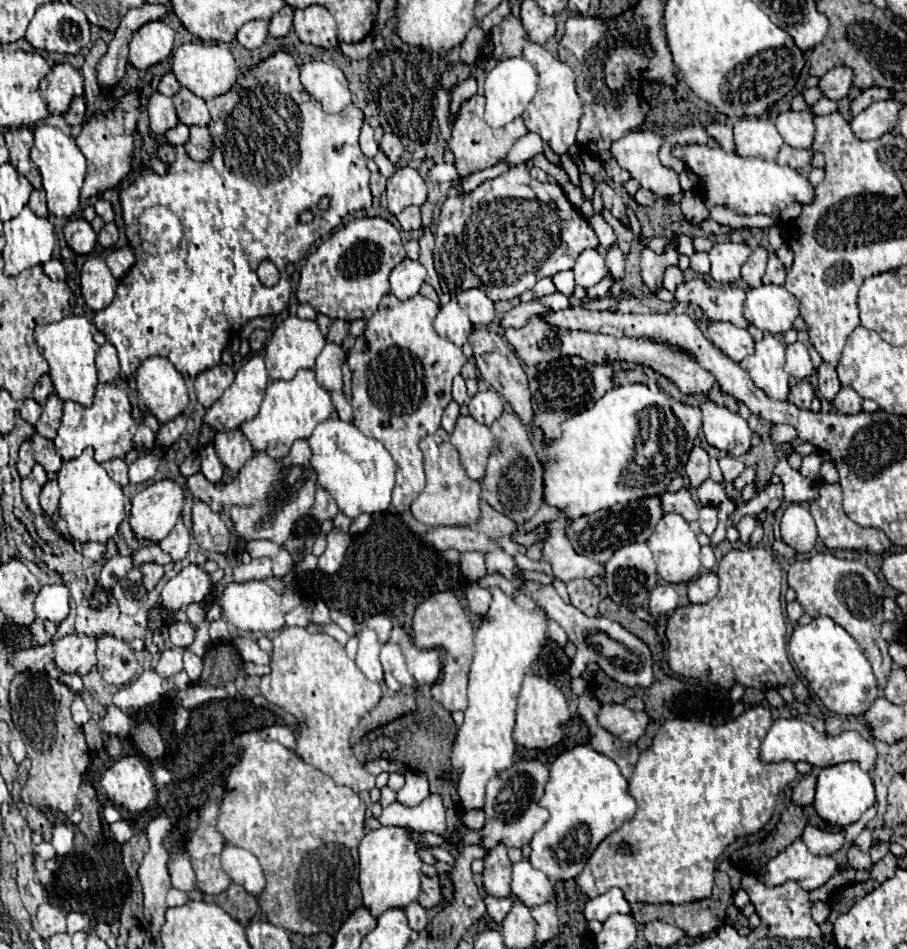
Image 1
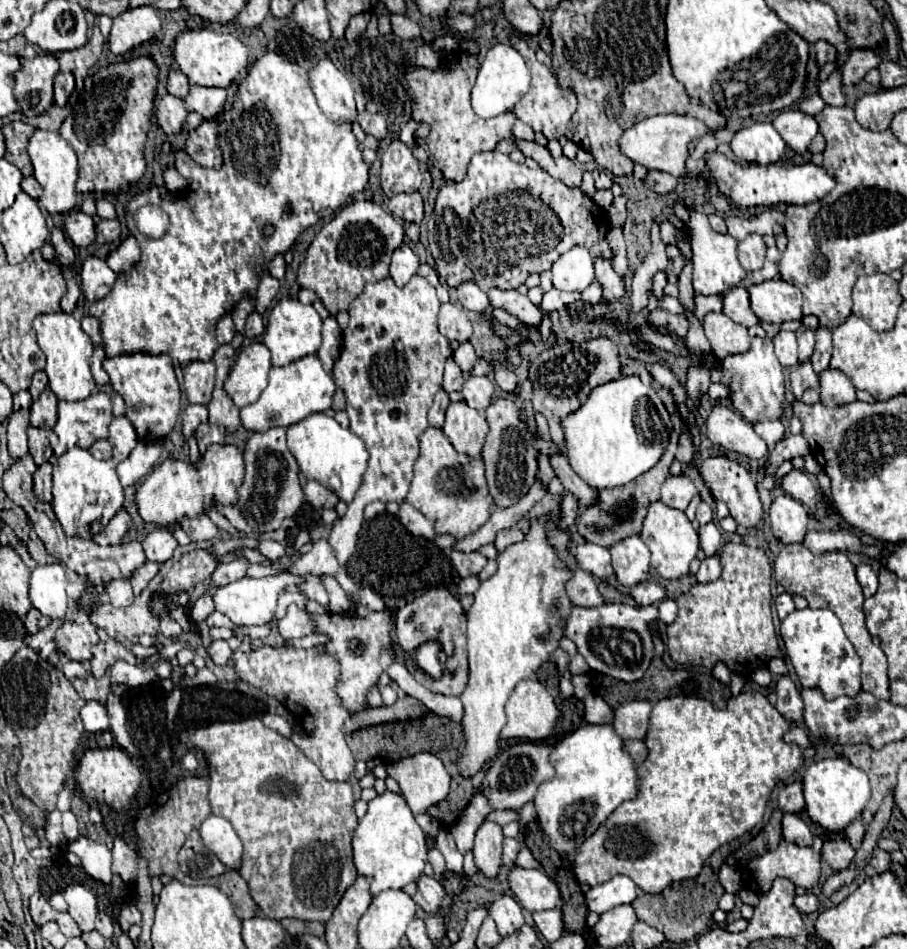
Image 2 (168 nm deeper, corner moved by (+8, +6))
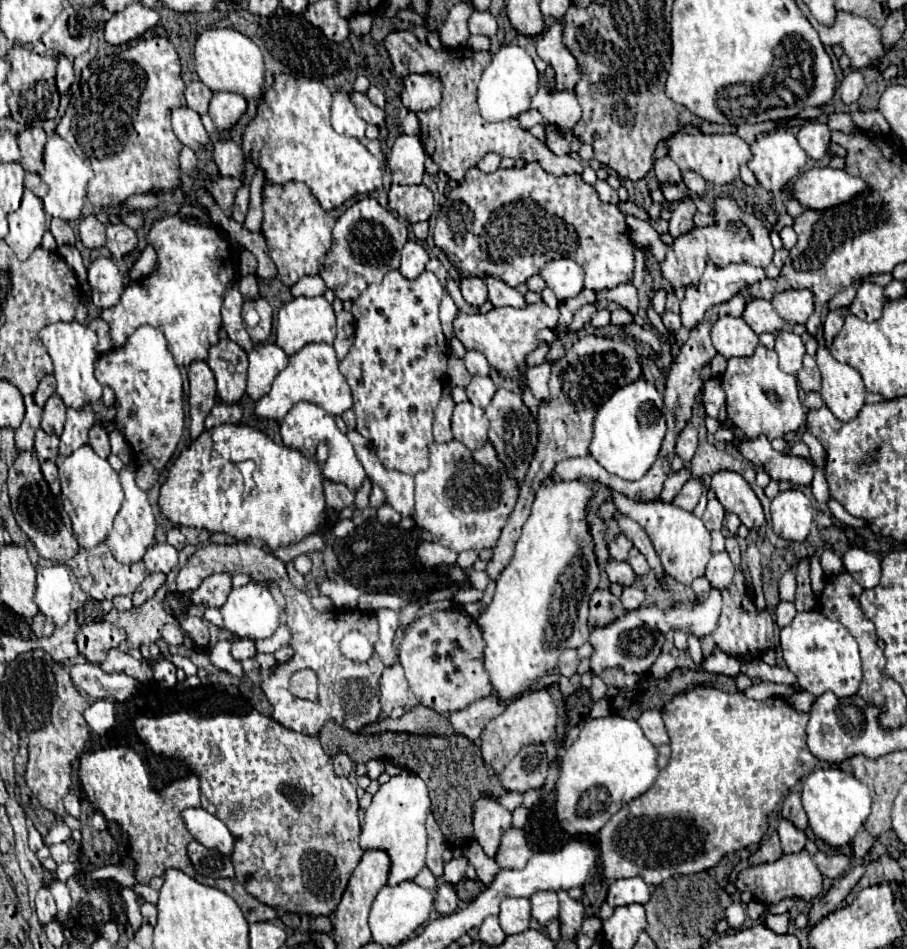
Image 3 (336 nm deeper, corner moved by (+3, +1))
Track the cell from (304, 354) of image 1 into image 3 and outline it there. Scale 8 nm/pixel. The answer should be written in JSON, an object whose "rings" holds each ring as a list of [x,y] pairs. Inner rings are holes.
{"rings":[[[323,296],[293,298],[279,310],[279,314],[277,314],[277,346],[287,356],[293,356],[305,344],[311,344],[311,342],[333,344],[333,340],[335,340],[335,312]]]}

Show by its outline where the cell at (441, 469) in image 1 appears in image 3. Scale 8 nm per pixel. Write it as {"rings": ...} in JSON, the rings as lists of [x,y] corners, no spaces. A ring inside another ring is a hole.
{"rings":[[[457,440],[445,444],[433,442],[429,448],[429,468],[415,474],[415,524],[423,530],[429,530],[435,536],[435,542],[455,552],[481,552],[483,548],[493,548],[497,544],[501,528],[505,526],[507,516],[515,506],[517,494],[517,482],[507,476],[503,464],[497,460],[497,454],[489,442],[483,446],[483,464],[473,460],[473,452]]]}

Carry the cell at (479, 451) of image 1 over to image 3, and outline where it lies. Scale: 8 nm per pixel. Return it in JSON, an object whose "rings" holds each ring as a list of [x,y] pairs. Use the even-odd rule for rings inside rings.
{"rings":[[[463,402],[455,406],[451,428],[453,428],[455,440],[465,444],[469,450],[477,450],[477,448],[483,448],[483,444],[487,442],[489,420],[483,408],[473,406],[471,402]]]}

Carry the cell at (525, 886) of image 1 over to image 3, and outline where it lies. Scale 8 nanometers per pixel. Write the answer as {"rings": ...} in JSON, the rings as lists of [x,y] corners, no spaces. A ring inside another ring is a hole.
{"rings":[[[535,892],[531,898],[531,916],[545,926],[549,920],[557,918],[559,912],[559,898],[557,892]]]}

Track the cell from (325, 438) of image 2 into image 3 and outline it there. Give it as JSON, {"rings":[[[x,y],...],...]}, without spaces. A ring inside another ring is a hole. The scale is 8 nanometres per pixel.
{"rings":[[[299,402],[297,406],[291,408],[291,412],[285,416],[285,420],[281,422],[279,428],[281,428],[283,444],[289,446],[289,448],[297,448],[305,456],[315,456],[317,446],[321,442],[329,448],[329,458],[325,462],[319,462],[321,476],[325,480],[333,480],[337,484],[345,484],[351,492],[357,492],[363,486],[363,480],[367,478],[365,468],[361,468],[361,462],[357,460],[357,454],[355,454],[351,442],[347,440],[347,436],[335,426],[333,416],[327,414],[321,406],[309,404],[309,402]]]}

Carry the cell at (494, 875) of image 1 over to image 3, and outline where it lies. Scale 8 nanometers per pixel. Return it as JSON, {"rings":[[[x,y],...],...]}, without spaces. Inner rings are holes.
{"rings":[[[479,798],[473,808],[475,840],[481,844],[489,858],[495,858],[501,836],[511,828],[511,812],[507,812],[493,798]]]}

